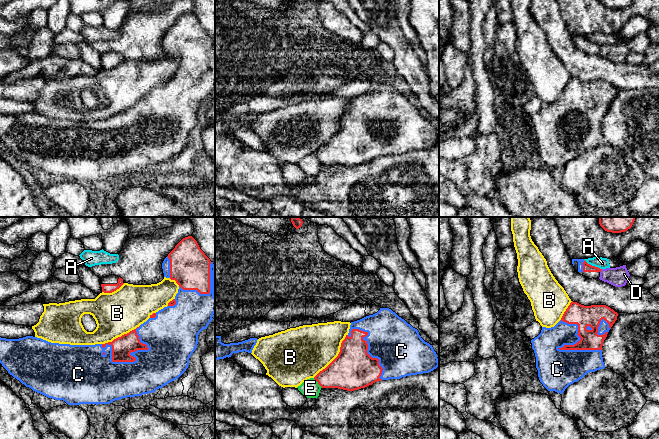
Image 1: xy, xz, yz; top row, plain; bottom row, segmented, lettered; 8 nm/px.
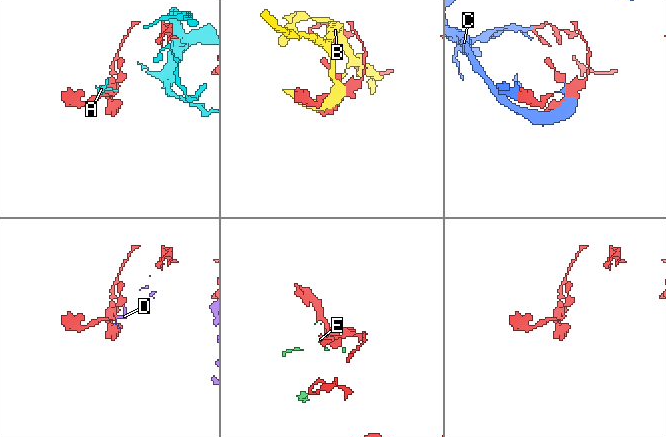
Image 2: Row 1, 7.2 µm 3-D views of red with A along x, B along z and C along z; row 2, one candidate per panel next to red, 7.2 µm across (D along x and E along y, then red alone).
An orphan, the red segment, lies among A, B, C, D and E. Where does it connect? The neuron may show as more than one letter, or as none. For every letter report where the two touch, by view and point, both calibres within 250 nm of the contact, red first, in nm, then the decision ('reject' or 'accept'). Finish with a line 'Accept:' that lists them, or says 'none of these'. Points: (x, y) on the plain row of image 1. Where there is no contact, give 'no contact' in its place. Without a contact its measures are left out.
A: yz (593, 42) | 70/90 nm | reject
B: xz (336, 133) | 320/400 nm | reject
C: xy (136, 126) | 160/340 nm | accept
D: yz (600, 47) | 70/150 nm | reject
E: xz (318, 159) | 280/150 nm | reject
Accept: C

